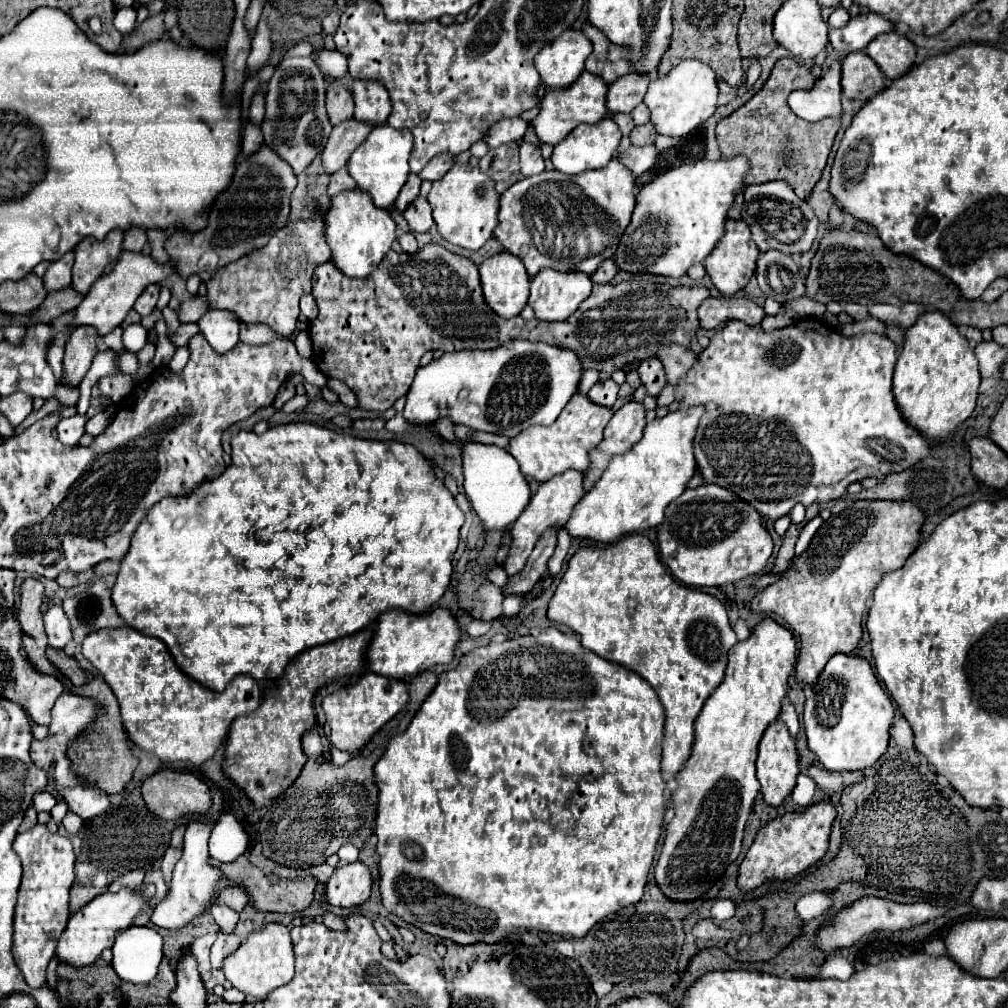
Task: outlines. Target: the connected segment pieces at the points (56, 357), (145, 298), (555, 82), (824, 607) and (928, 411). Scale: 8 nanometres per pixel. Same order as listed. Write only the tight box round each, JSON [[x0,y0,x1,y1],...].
[[48,343,64,379],[134,285,160,317],[536,29,592,87],[752,501,924,687],[894,311,980,443]]

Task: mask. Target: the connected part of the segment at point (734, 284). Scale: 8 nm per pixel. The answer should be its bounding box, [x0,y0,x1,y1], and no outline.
[704,219,760,295]

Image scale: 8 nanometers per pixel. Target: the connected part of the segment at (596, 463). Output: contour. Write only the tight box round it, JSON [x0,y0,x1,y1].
[584,401,646,491]

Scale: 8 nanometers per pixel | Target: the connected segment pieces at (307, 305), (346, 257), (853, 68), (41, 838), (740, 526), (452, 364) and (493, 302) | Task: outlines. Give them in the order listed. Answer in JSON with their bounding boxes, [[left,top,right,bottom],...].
[[300,295,318,319],[324,189,396,277],[842,53,886,101],[14,825,76,989],[656,485,772,587],[404,341,582,437],[478,253,530,319]]

